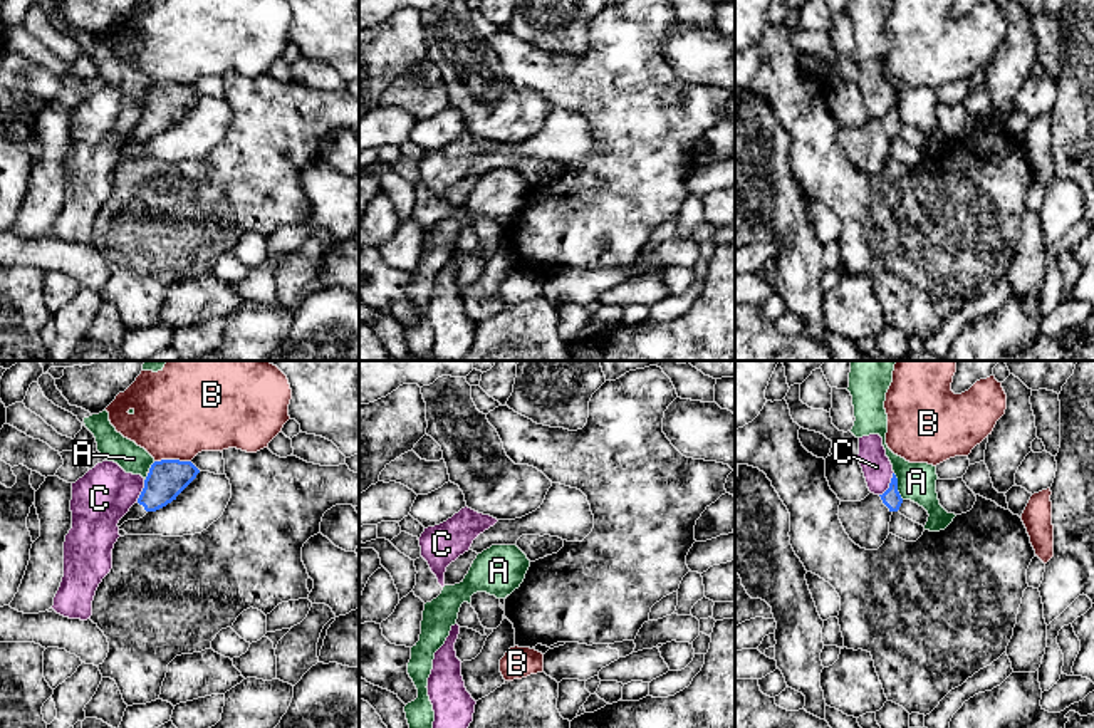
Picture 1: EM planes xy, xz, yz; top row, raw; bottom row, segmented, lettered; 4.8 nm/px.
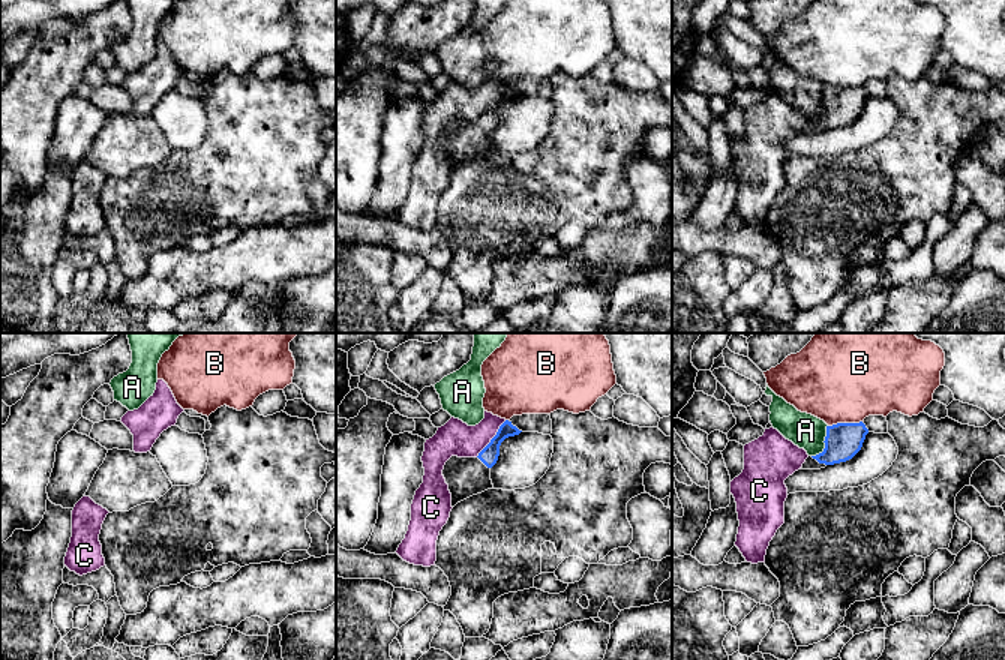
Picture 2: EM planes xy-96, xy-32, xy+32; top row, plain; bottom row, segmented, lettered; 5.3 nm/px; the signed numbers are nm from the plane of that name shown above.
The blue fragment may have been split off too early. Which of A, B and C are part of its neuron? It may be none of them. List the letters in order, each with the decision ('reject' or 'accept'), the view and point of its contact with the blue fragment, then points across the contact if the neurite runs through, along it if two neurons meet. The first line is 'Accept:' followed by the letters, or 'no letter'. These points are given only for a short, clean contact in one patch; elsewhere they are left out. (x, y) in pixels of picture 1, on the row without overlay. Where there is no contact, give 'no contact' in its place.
Accept: no letter
A: reject; meets blue in yz at (896, 111); border along yz (893, 98), (898, 118), (903, 123)
B: reject; meets blue in xy at (171, 84); border along xy (190, 84), (155, 86)
C: reject; meets blue in yz at (890, 108); border along yz (893, 96), (890, 109), (880, 119)

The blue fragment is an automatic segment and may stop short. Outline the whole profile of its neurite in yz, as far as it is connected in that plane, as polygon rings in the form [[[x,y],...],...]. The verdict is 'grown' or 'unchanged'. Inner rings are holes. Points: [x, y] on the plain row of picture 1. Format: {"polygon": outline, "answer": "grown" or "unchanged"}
{"polygon": [[[893,97],[883,119],[869,117],[861,126],[841,126],[839,144],[849,163],[866,174],[878,174],[889,159],[891,139],[899,134],[903,122]]], "answer": "grown"}

